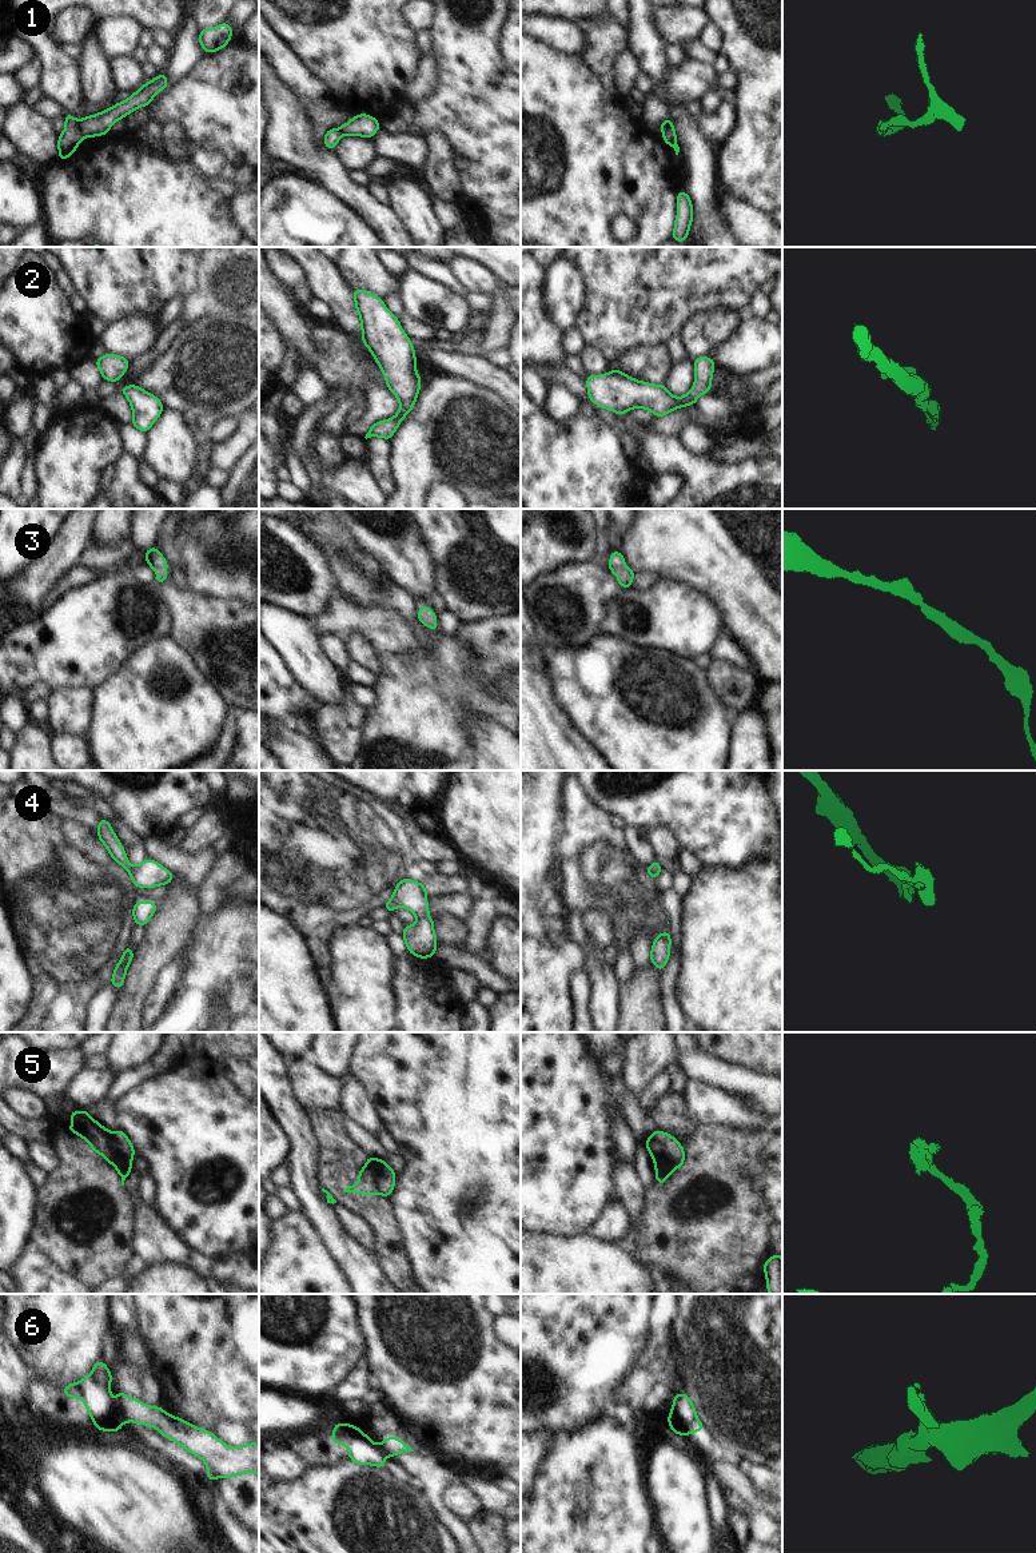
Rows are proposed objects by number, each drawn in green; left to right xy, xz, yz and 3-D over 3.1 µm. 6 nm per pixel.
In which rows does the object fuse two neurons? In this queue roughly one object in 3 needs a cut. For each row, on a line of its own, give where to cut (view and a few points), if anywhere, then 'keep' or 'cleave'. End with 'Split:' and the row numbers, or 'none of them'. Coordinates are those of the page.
1: cut xy (78, 120), (78, 128), (84, 136); cleave
2: cut none; keep
3: cut none; keep
4: cut none; keep
5: cut yz (650, 1137), (666, 1158), (682, 1163); cleave
6: cut xy (114, 1404), (122, 1422); cleave
Split: 1, 5, 6

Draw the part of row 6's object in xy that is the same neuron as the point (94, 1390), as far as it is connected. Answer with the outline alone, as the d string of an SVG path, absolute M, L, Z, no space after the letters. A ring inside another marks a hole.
M97 1361L92 1373L76 1383L64 1386L67 1398L80 1398L100 1431L120 1431L121 1421L116 1405L111 1401L112 1374L108 1366Z

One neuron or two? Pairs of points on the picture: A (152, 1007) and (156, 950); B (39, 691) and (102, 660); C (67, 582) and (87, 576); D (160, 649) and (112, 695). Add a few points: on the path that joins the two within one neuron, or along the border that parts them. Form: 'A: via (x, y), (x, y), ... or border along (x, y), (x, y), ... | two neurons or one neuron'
A: border along (175, 955), (156, 975), (143, 1008) | two neurons
B: border along (51, 689), (44, 684), (34, 683), (19, 695) | two neurons
C: via (72, 578), (82, 576) | one neuron
D: via (148, 661), (124, 685) | one neuron

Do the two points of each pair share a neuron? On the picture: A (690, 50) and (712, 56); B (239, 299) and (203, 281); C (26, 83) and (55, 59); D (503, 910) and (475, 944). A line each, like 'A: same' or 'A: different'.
A: same
B: same
C: different
D: same

